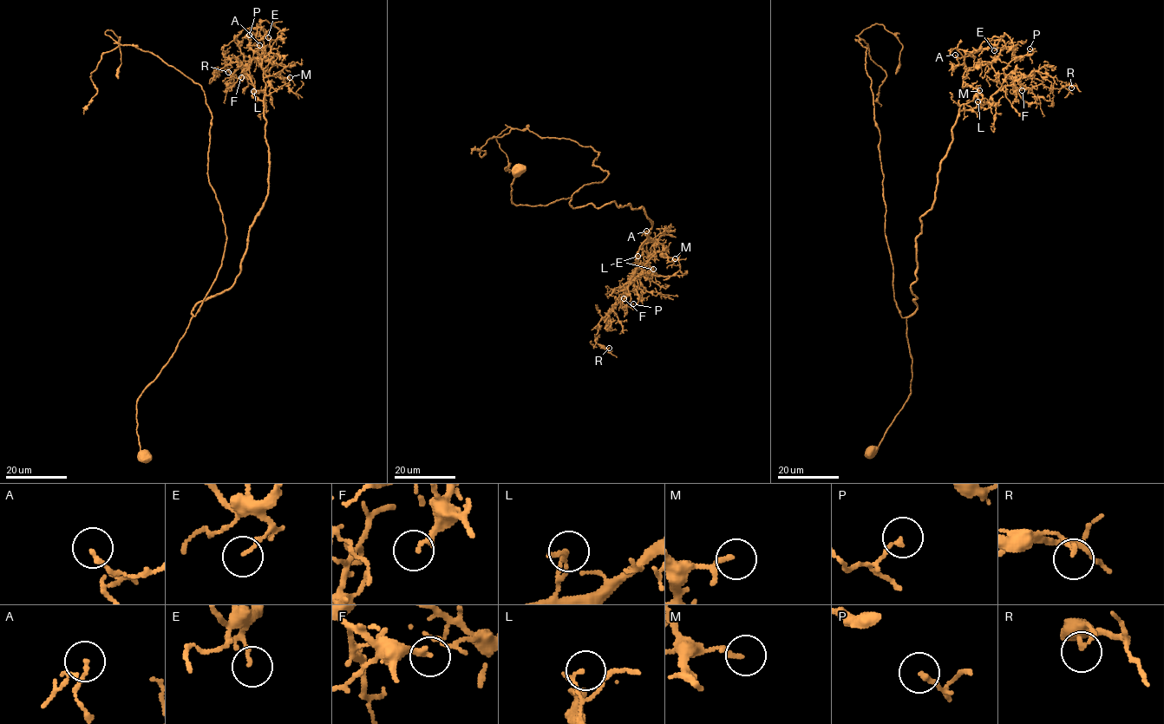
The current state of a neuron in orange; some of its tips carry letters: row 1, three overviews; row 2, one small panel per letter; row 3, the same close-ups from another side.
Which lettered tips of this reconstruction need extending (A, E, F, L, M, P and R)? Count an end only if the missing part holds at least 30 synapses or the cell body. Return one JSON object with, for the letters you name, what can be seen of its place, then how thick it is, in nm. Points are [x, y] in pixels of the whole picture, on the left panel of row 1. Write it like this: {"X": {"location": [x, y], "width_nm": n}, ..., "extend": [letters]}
{"F": {"location": [241, 77], "width_nm": 200}, "extend": ["F"]}

